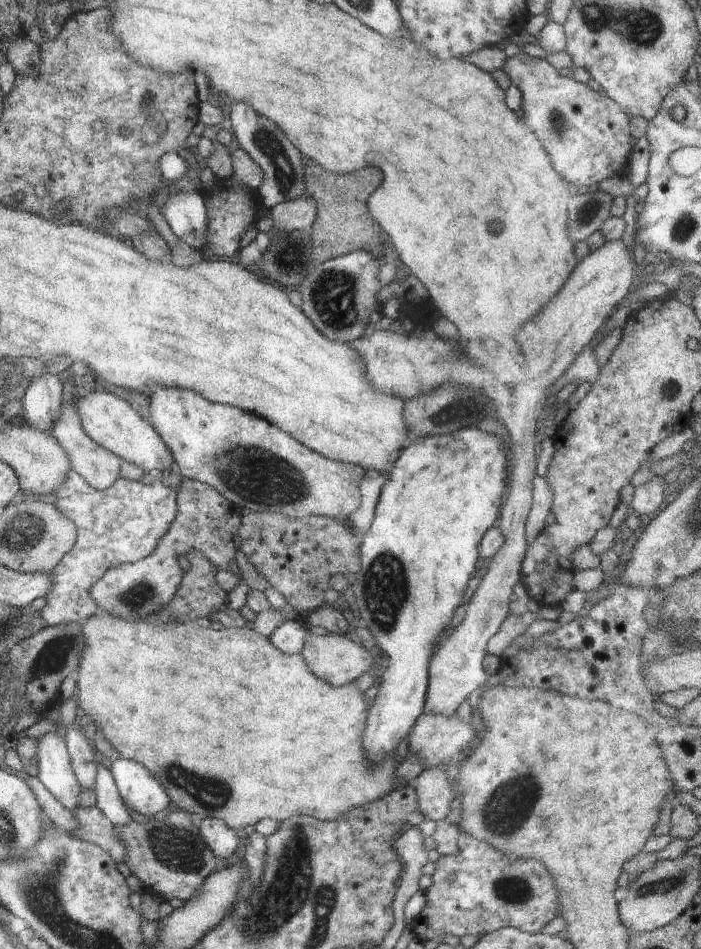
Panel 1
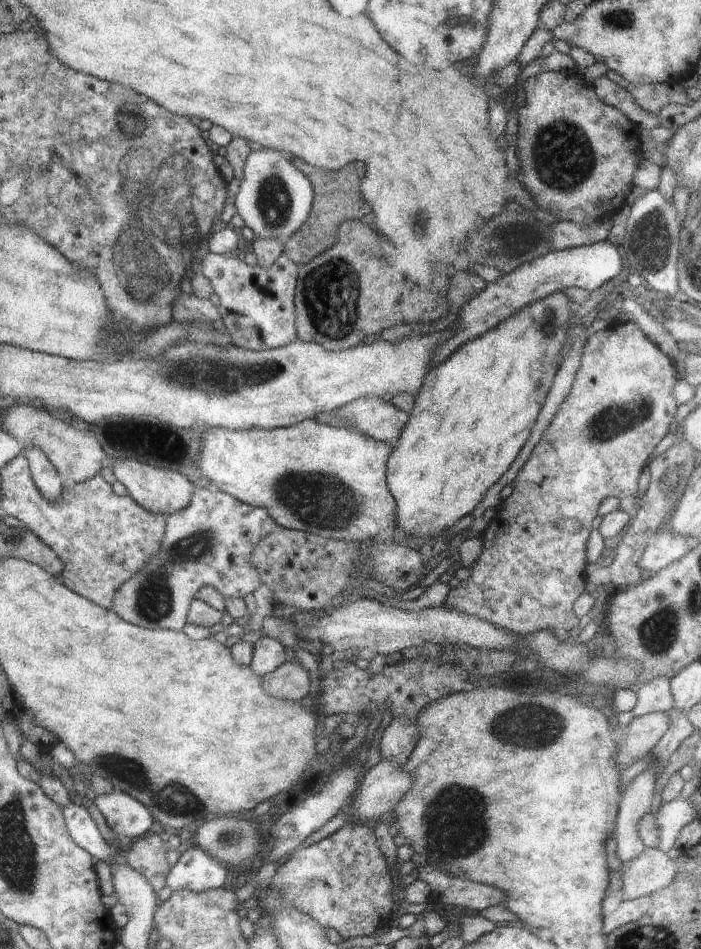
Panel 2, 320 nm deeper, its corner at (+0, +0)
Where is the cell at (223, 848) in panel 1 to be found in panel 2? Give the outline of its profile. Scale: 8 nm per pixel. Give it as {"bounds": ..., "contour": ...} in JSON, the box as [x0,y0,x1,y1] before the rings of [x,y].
{"bounds":[165,846,231,893],"contour":[[[196,846],[180,855],[180,858],[169,870],[165,886],[173,891],[188,889],[203,893],[210,889],[222,889],[228,885],[231,873],[222,863],[209,857]]]}

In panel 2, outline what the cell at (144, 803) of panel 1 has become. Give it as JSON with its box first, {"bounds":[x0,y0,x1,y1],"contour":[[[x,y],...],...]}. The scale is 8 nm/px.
{"bounds":[93,790,153,840],"contour":[[[113,790],[110,794],[97,796],[93,802],[116,836],[132,840],[132,836],[150,832],[148,828],[153,815],[147,806],[132,796]]]}

